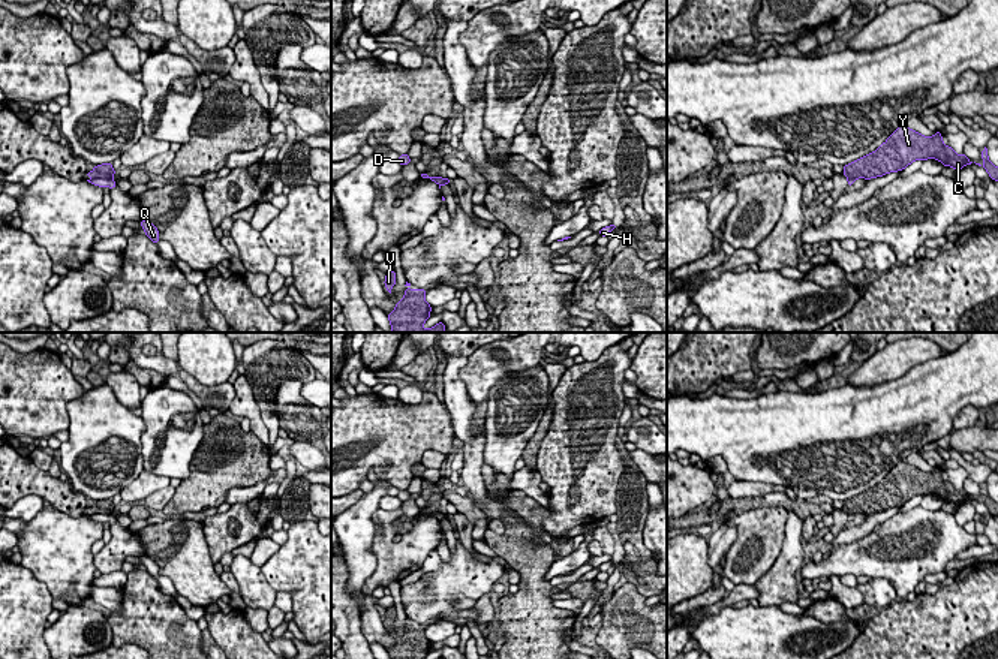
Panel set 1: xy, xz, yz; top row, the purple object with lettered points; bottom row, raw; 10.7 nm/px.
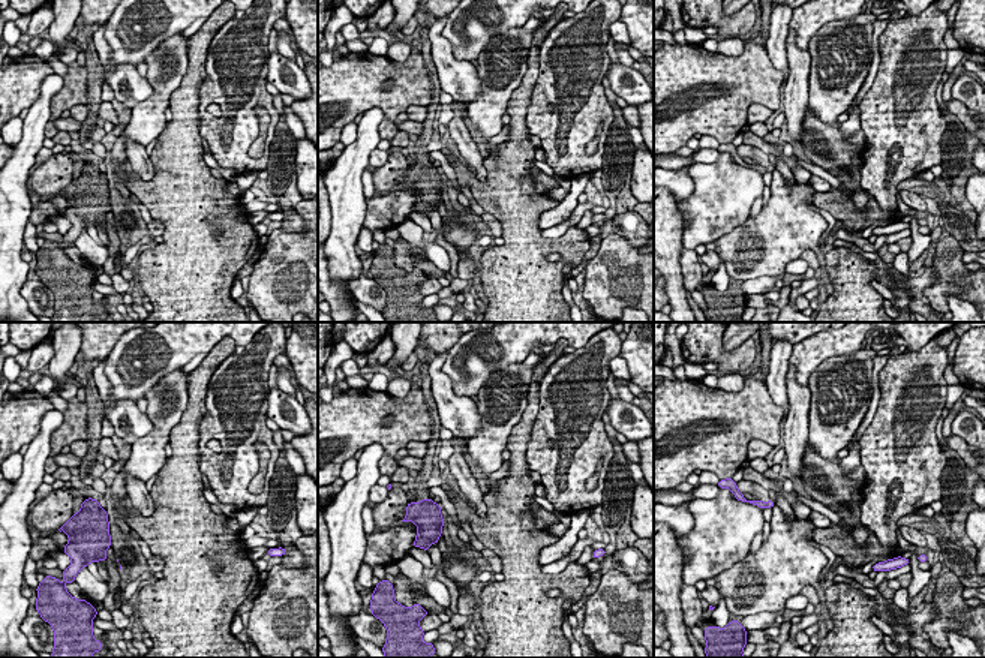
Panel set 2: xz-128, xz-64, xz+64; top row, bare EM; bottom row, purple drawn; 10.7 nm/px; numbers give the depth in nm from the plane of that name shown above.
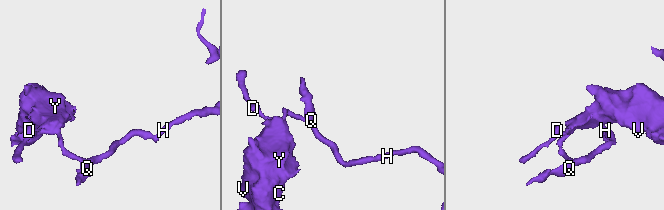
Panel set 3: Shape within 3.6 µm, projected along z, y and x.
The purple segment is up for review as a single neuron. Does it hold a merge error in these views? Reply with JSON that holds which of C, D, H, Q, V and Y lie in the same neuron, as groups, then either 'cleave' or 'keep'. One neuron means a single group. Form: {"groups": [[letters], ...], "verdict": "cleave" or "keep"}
{"groups": [["C", "V", "Y"], ["D", "H", "Q"]], "verdict": "cleave"}

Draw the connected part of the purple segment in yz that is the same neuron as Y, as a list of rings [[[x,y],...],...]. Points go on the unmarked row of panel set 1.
[[[904,458],[875,487],[845,500],[842,509],[847,514],[871,515],[902,506],[914,496],[937,494],[956,508],[973,499],[965,490],[956,490],[941,472],[938,466],[934,472],[923,472]]]

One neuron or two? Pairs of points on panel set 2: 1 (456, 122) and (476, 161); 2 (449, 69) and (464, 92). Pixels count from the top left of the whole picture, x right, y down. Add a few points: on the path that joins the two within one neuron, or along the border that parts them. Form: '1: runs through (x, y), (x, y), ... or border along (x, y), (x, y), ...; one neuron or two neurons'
1: runs through (459, 131), (470, 152); one neuron
2: runs through (455, 75), (464, 86); one neuron

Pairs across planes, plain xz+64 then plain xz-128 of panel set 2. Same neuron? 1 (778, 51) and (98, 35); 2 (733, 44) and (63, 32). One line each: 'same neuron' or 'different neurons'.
1: same neuron
2: different neurons

